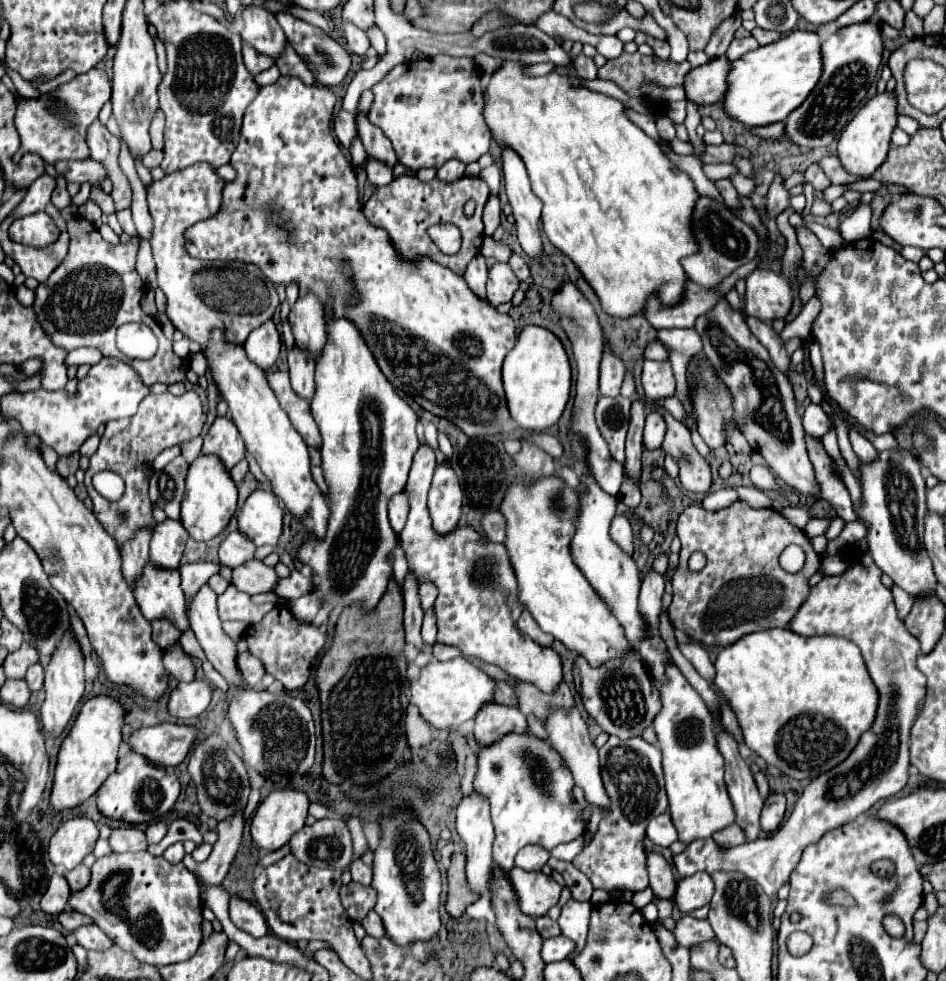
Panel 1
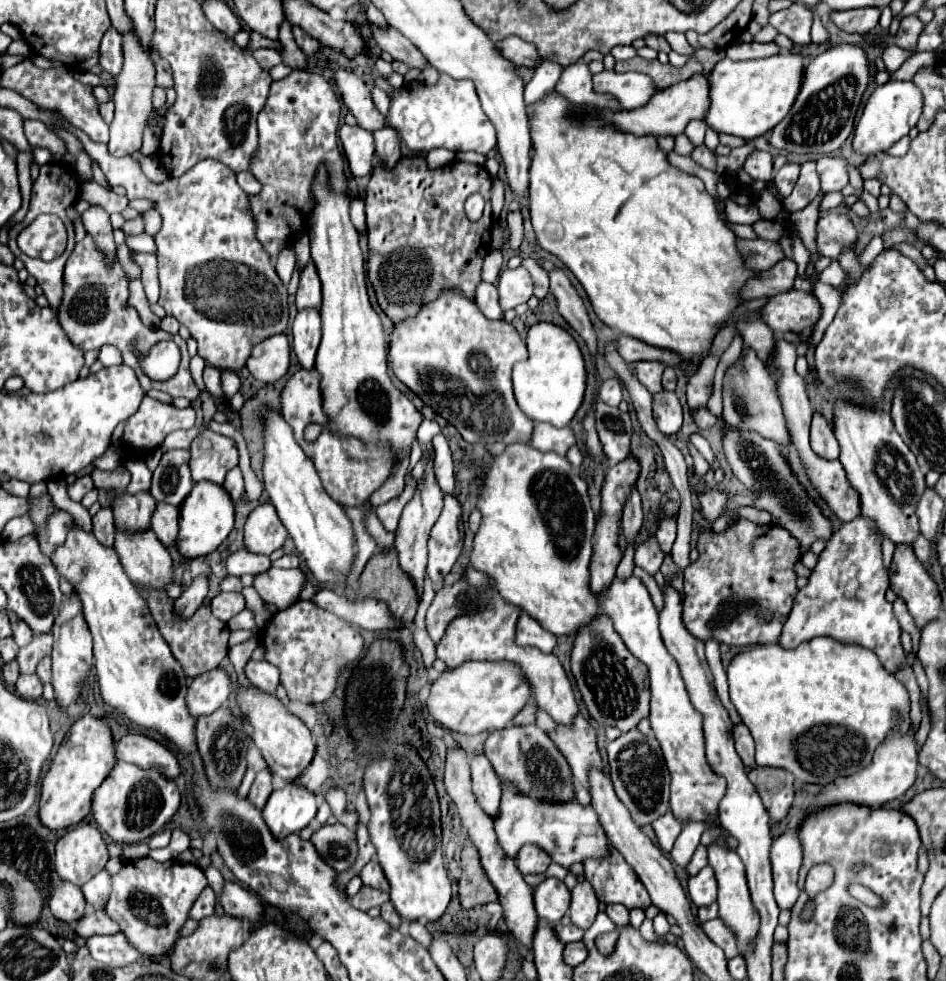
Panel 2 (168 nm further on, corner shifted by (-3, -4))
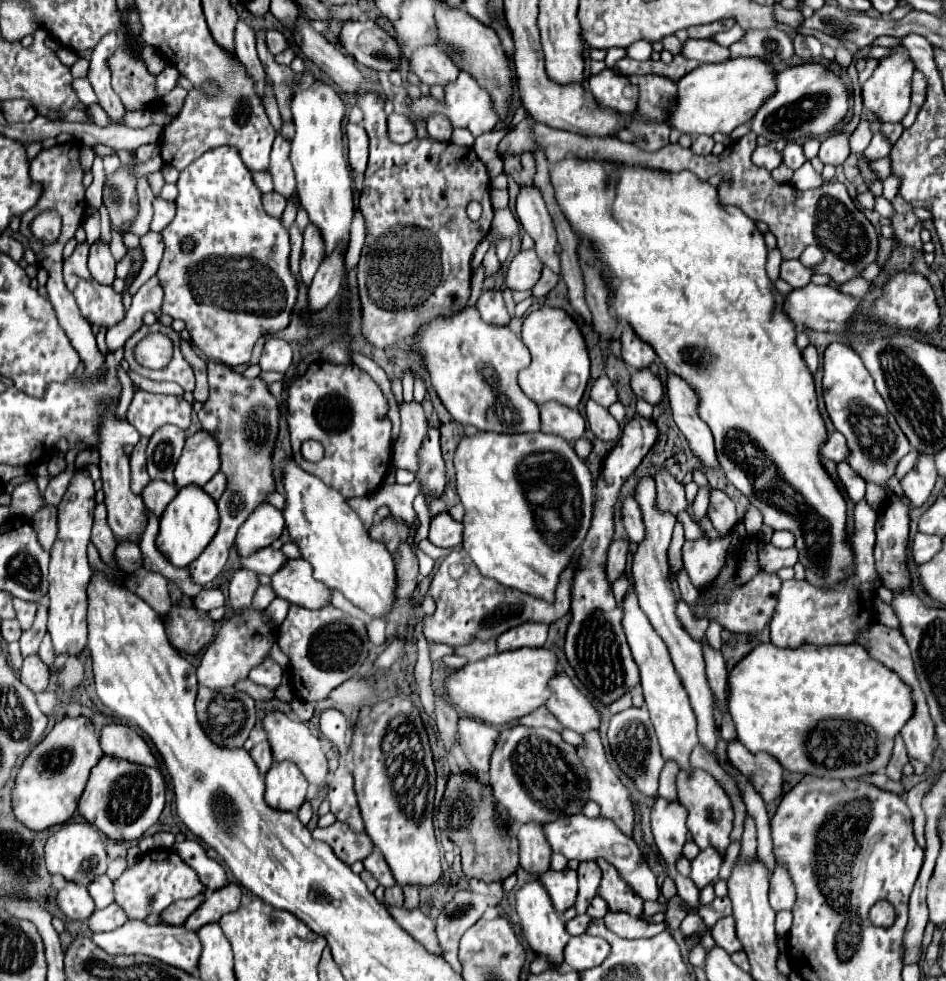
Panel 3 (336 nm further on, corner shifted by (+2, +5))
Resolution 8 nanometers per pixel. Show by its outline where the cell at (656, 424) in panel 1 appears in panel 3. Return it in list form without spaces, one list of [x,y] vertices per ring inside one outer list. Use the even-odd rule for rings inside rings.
[[[650,369],[634,371],[630,377],[630,383],[632,383],[632,391],[636,393],[636,397],[646,399],[650,405],[660,403],[664,397],[664,387]]]

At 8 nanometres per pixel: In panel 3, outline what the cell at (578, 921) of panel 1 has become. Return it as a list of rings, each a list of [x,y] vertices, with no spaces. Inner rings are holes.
[[[582,861],[578,867],[578,899],[576,899],[576,911],[578,913],[586,913],[586,907],[590,905],[590,901],[596,897],[598,893],[598,885],[600,885],[602,873],[600,867],[596,865],[596,861]]]

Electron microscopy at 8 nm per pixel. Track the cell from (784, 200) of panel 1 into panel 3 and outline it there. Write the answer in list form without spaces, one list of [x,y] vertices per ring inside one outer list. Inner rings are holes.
[[[788,143],[784,147],[782,155],[784,155],[784,165],[788,165],[790,169],[798,169],[798,167],[802,167],[806,163],[802,145],[798,145],[798,143]]]

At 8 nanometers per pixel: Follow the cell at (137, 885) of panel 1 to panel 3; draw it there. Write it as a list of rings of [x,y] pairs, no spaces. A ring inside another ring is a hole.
[[[152,849],[150,853],[144,853],[140,861],[132,869],[124,871],[114,883],[116,903],[126,909],[128,919],[138,921],[142,921],[150,913],[158,915],[174,901],[196,897],[202,893],[206,893],[206,887],[200,883],[194,869],[190,869],[172,849]]]

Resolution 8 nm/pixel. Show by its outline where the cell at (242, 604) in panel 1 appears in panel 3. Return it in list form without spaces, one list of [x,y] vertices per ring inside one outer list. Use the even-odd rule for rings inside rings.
[[[206,587],[202,593],[198,593],[192,599],[192,603],[200,611],[210,611],[210,609],[216,609],[216,607],[222,607],[224,605],[224,595],[216,587]]]

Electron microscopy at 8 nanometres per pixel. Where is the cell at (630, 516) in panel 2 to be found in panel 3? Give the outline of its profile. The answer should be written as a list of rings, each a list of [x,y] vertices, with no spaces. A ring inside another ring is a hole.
[[[614,541],[606,555],[606,579],[612,585],[626,569],[626,555],[628,555],[628,541]]]

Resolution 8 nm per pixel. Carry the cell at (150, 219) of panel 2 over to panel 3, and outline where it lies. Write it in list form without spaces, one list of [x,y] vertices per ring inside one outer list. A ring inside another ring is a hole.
[[[156,197],[154,199],[154,219],[152,219],[152,227],[150,229],[152,231],[162,231],[172,221],[174,215],[176,215],[176,205],[172,201]]]

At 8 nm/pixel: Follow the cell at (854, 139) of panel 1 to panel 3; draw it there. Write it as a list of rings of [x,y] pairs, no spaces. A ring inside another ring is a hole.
[[[902,43],[890,47],[890,55],[878,59],[878,67],[872,77],[862,85],[864,107],[874,111],[882,123],[900,123],[910,109],[910,81],[914,73],[914,63]]]

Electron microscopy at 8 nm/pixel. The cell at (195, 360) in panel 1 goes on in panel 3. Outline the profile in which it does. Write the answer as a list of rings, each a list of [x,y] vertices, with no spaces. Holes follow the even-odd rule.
[[[208,361],[208,383],[210,383],[210,397],[202,405],[202,411],[198,411],[198,419],[202,423],[202,431],[206,431],[216,443],[220,451],[220,471],[226,475],[226,489],[222,497],[216,501],[218,513],[220,513],[220,527],[206,551],[190,565],[192,579],[200,585],[208,585],[216,579],[216,575],[224,569],[228,551],[234,543],[238,527],[248,519],[248,515],[260,505],[266,503],[266,495],[276,491],[276,481],[272,475],[272,453],[276,447],[278,439],[278,429],[280,429],[280,411],[278,411],[278,399],[270,393],[268,383],[262,381],[260,377],[246,379],[242,373],[234,371],[228,365],[222,365],[218,361]]]

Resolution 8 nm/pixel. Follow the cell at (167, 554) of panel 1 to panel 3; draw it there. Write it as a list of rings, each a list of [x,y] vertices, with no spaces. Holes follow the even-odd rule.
[[[152,479],[152,481],[146,485],[146,489],[142,491],[140,497],[142,497],[144,505],[146,505],[150,511],[154,511],[156,517],[160,517],[160,515],[164,513],[166,505],[176,497],[176,493],[178,493],[178,489],[174,489],[174,485],[166,483],[166,481]]]

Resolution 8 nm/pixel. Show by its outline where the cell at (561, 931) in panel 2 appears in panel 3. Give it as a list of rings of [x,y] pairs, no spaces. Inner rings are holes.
[[[576,915],[572,921],[566,923],[566,929],[570,935],[582,935],[582,933],[586,933],[590,923],[592,923],[590,915]]]

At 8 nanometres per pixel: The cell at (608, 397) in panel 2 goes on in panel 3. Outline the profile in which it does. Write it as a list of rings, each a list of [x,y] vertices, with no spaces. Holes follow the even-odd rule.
[[[602,375],[602,377],[596,379],[596,383],[594,383],[592,391],[590,391],[590,399],[596,401],[598,405],[606,407],[606,409],[608,409],[612,403],[618,401],[618,397],[616,397],[616,389],[614,389],[612,381],[610,381],[606,375]]]

